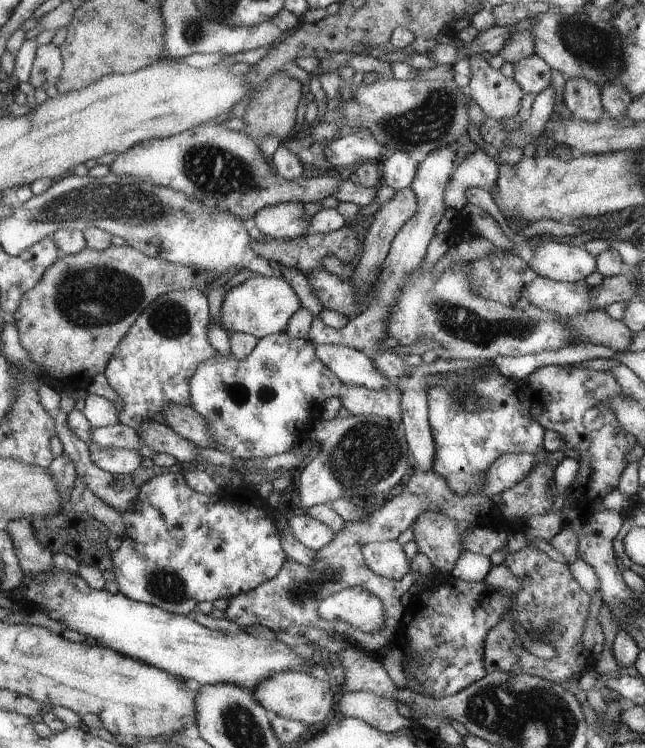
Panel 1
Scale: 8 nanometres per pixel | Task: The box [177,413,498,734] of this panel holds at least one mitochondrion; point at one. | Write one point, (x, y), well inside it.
(371, 451)

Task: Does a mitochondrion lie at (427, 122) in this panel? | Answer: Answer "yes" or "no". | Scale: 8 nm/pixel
yes

